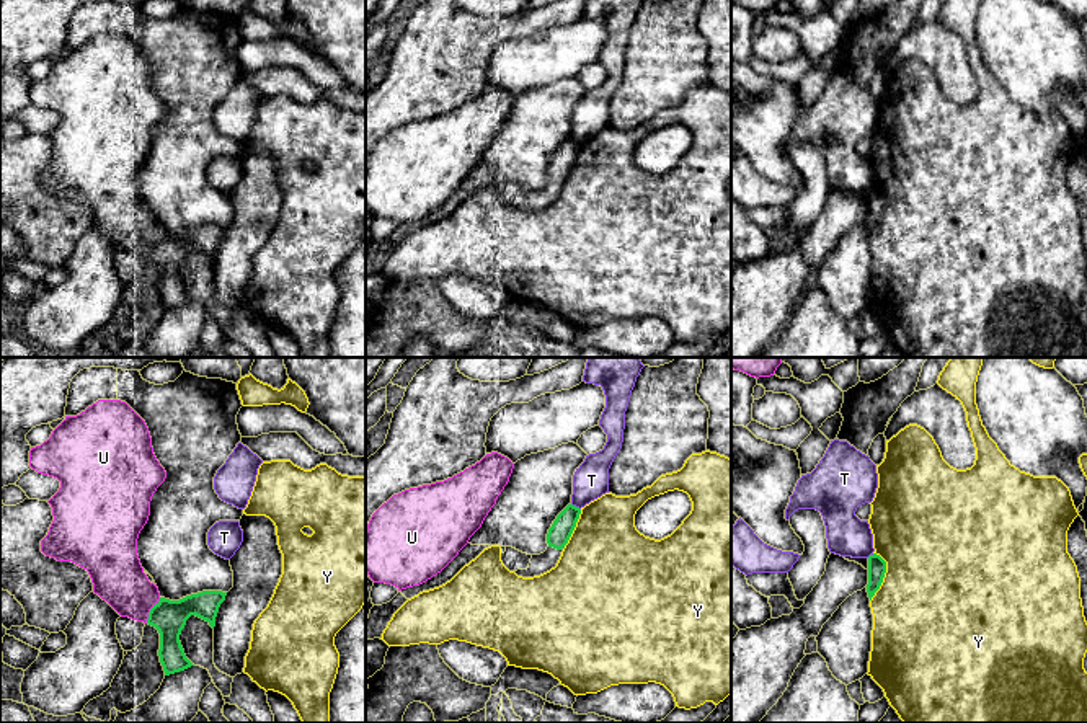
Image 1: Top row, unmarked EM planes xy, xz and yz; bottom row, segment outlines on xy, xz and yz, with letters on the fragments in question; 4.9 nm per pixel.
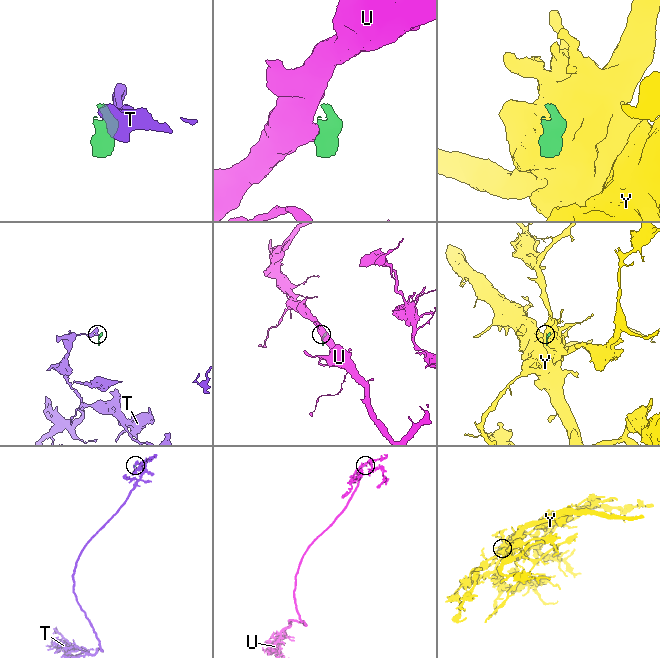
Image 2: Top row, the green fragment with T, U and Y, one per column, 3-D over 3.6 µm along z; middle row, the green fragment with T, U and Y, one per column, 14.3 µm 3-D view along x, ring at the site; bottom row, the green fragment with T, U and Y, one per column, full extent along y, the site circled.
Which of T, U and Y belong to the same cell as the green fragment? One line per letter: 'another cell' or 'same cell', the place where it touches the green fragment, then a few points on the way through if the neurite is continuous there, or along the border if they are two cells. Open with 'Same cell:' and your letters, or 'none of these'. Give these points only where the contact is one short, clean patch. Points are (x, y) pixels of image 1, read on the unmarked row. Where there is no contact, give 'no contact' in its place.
Same cell: U
T: another cell | xz (575, 141) | along xz (572, 137), (580, 144)
U: same cell | xy (150, 245)
Y: another cell | yz (883, 211)

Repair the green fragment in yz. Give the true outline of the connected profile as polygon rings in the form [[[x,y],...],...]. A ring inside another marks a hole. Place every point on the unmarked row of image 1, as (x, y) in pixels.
[[[876,188],[870,189],[868,191],[868,219],[867,219],[867,227],[870,235],[875,230],[875,227],[880,224],[885,207],[886,207],[886,196]]]

